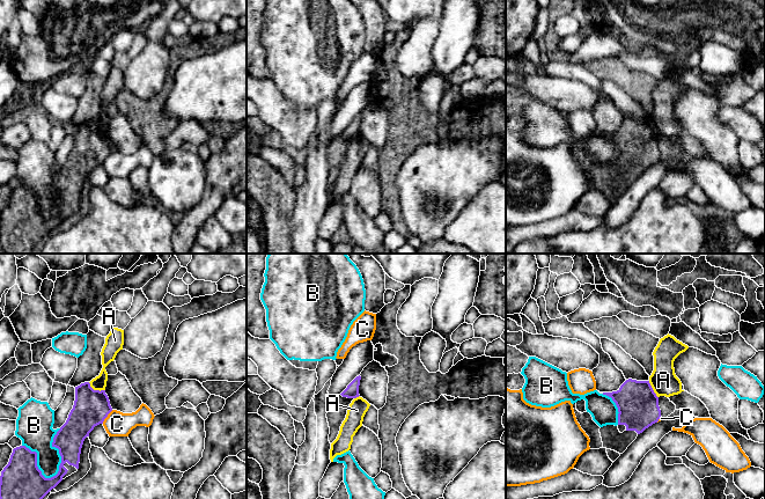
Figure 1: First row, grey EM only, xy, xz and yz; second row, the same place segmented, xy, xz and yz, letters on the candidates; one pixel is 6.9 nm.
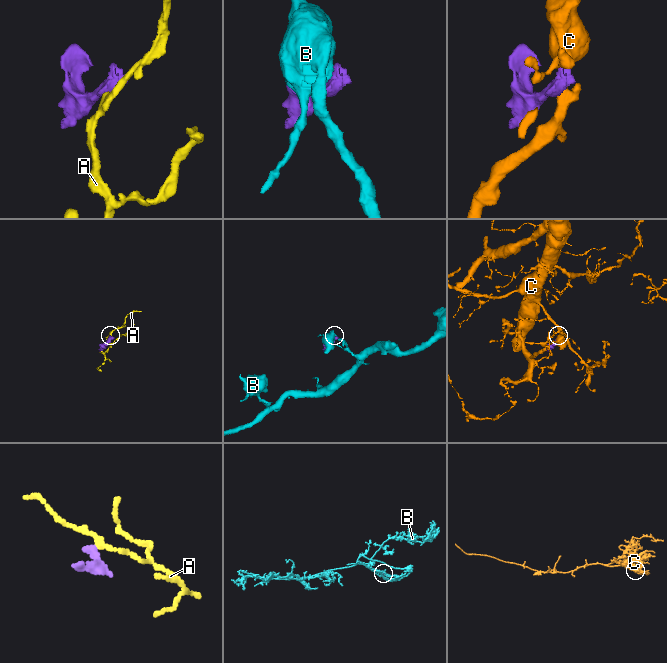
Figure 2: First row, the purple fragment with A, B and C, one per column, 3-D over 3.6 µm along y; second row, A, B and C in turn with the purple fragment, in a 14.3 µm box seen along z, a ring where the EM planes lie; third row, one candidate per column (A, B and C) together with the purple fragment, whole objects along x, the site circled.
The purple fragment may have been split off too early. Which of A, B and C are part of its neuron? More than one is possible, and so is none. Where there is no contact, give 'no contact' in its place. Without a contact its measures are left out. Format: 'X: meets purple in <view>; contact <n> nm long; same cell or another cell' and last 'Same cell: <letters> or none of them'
A: meets purple in xy; contact 130 nm long; another cell
B: meets purple in xy; contact 360 nm long; another cell
C: meets purple in xy; contact 120 nm long; another cell
Same cell: none of them

